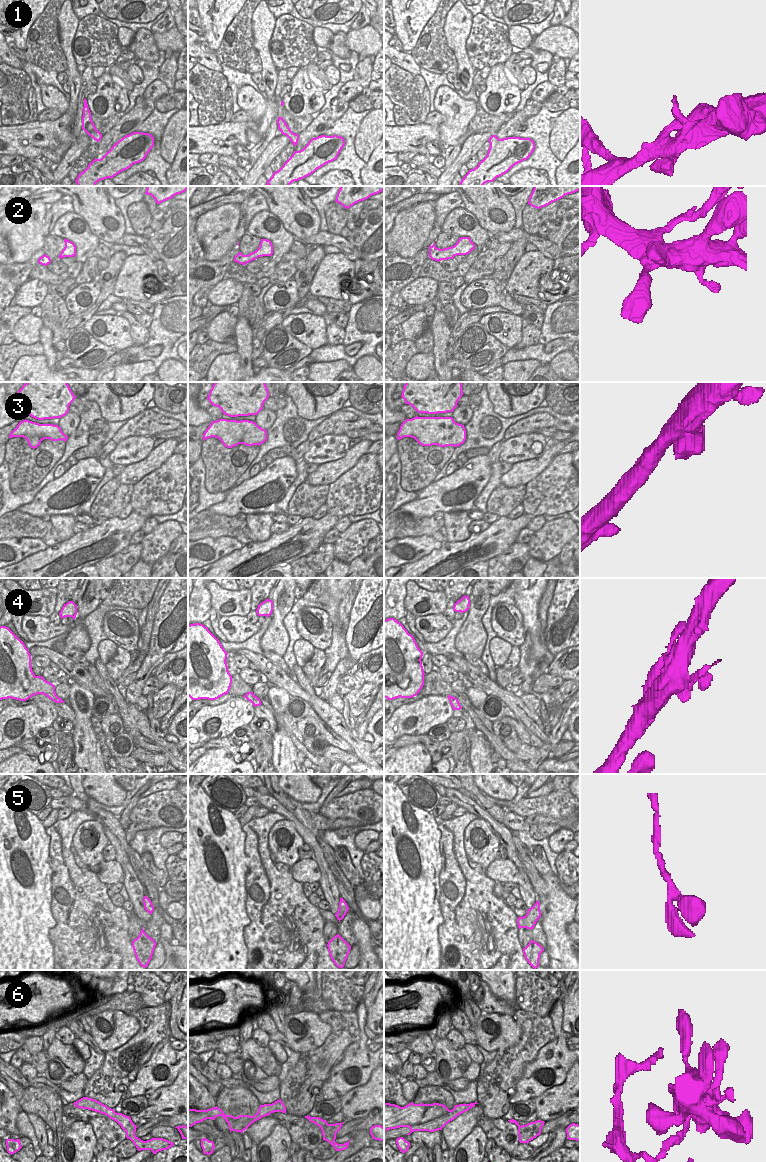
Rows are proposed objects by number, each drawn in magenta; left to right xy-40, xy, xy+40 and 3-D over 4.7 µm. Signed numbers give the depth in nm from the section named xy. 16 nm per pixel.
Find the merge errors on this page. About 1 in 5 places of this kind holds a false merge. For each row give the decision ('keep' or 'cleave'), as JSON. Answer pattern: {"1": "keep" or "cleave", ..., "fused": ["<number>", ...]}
{"1": "keep", "2": "keep", "3": "keep", "4": "keep", "5": "keep", "6": "cleave", "fused": ["6"]}

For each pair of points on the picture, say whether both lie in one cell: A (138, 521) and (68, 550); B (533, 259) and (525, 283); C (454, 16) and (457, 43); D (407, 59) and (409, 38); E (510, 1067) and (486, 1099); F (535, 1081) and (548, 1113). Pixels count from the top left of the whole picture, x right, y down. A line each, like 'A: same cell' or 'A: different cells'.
A: same cell
B: same cell
C: same cell
D: different cells
E: same cell
F: different cells

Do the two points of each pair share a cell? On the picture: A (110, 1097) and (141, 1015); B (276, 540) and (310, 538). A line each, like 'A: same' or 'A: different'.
A: same
B: same

